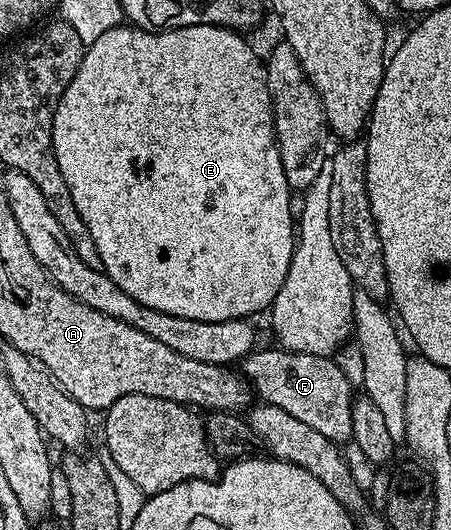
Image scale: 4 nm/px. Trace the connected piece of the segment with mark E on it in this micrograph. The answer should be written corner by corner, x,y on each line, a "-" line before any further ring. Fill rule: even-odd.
197,24
196,26
184,26
172,28
168,32
148,32
144,28
133,26
119,26
110,28
104,34
100,34
94,40
89,41
88,47
83,51
82,61
64,94
58,103
58,109
54,112
54,153
56,162
60,166
60,174
64,174
64,182
68,182
68,194
72,194
72,202
76,202
76,210
80,210
80,218
84,218
84,226
88,226
88,234
92,234
92,242
100,254
102,271
124,294
136,298
144,306
152,306
152,310
160,310
164,314
176,314
180,318
192,318
200,322
224,322
225,320
245,320
254,318
257,312
265,313
273,304
276,294
280,294
280,286
284,286
284,278
288,278
288,266
292,262
294,242
296,239
296,216
290,213
290,195
292,189
288,178
284,178
284,166
280,162
280,150
278,139
274,133
274,111
270,105
268,94
268,82
266,81
266,65
263,57
254,53
254,48
245,40
245,35
239,34
232,28
221,28
215,24

